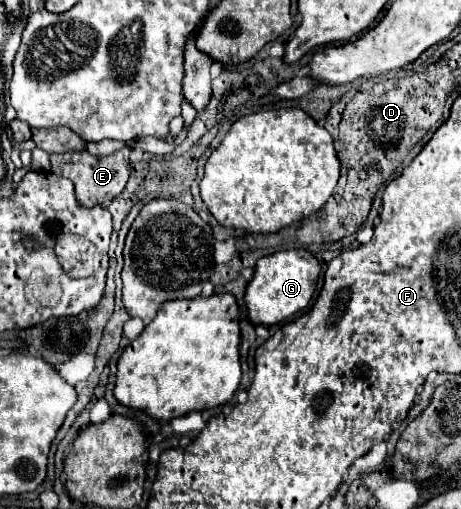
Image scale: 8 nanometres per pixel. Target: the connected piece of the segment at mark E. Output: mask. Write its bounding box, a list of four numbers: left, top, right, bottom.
[52,148,130,208]

